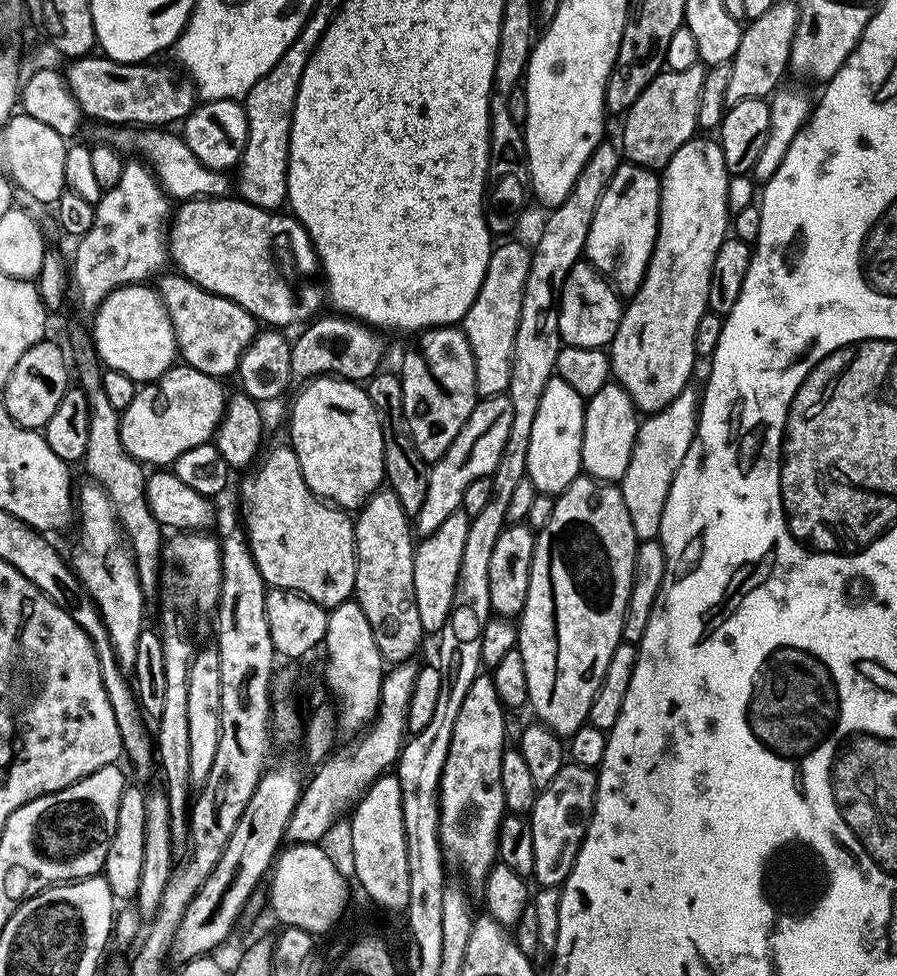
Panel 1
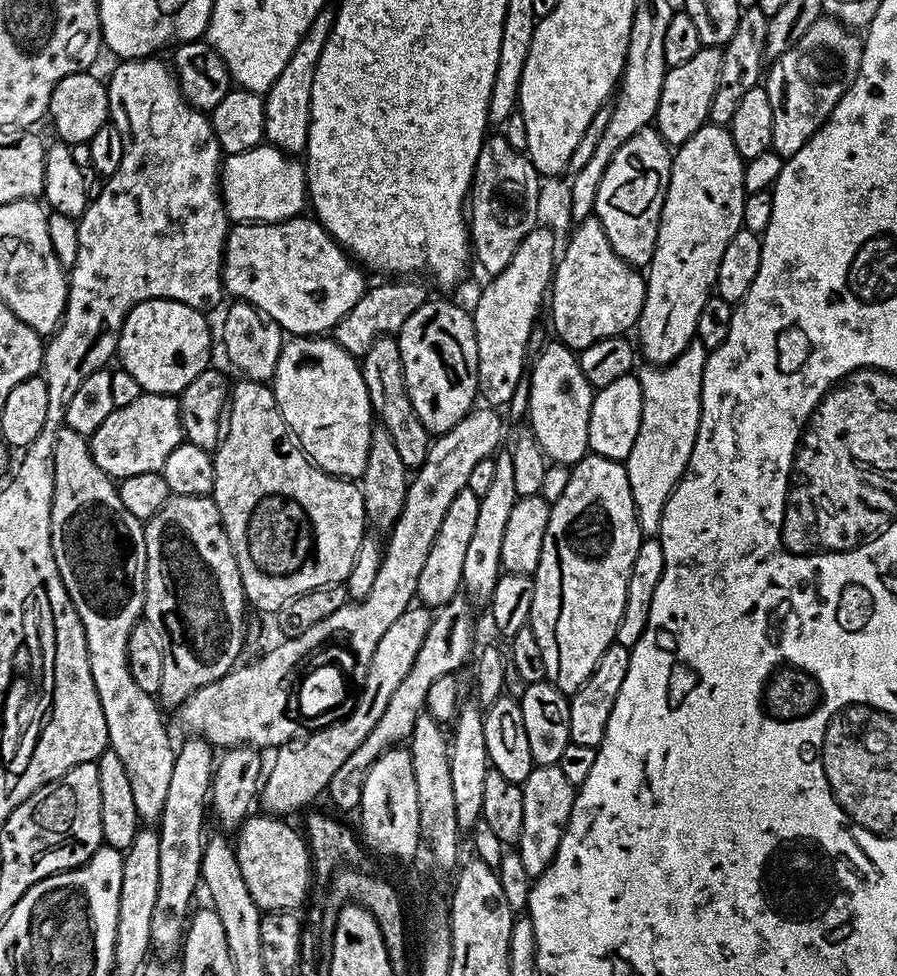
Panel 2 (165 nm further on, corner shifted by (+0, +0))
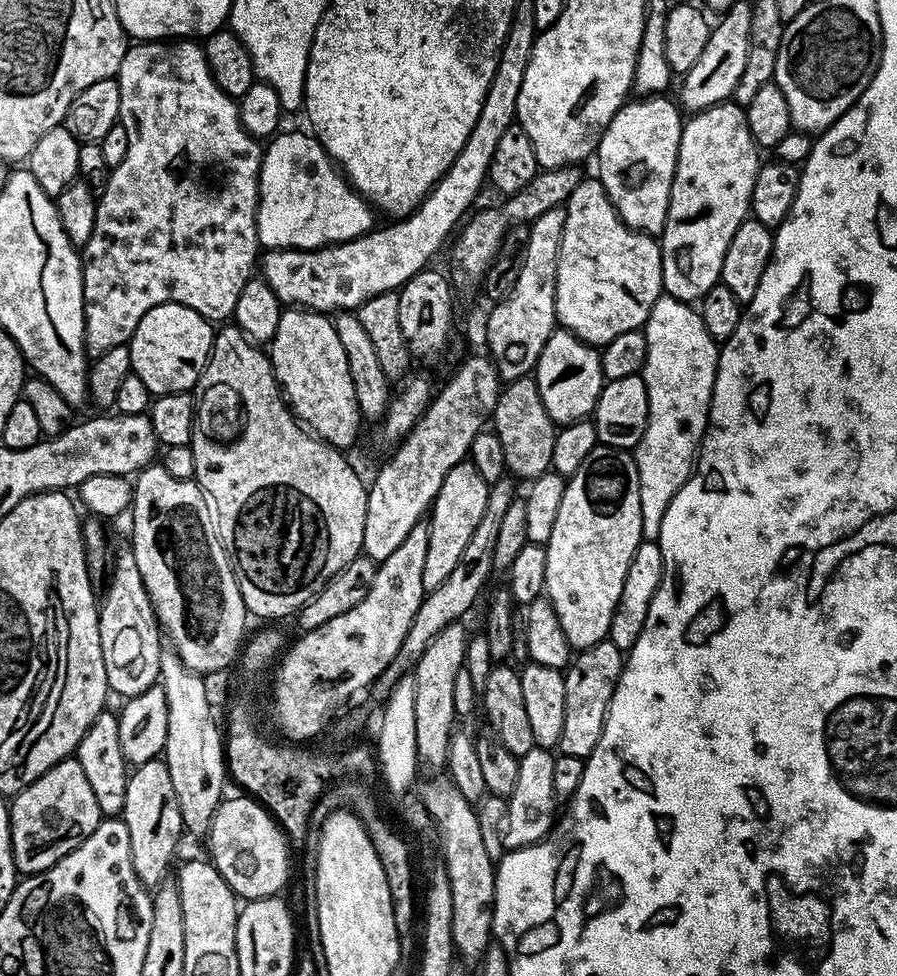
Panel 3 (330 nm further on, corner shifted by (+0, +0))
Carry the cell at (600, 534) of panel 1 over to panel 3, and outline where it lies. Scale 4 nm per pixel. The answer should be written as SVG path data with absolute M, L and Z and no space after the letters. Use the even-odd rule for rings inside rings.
M597 446L578 466L574 475L567 477L562 506L558 506L558 518L554 518L554 530L546 545L546 599L554 606L562 634L574 650L589 648L608 639L610 622L614 618L614 606L622 595L622 582L626 570L634 558L636 548L642 543L642 502L638 502L638 470L631 451L622 448Z

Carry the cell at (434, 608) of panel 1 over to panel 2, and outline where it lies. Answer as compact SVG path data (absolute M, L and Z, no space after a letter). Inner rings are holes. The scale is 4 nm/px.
M468 487L454 494L454 502L446 510L446 518L442 518L442 526L438 526L438 534L434 534L434 546L430 546L430 555L422 565L422 574L418 574L416 596L421 605L432 610L439 610L446 602L450 602L462 592L462 566L466 559L466 549L474 534L474 526L478 519L480 497Z

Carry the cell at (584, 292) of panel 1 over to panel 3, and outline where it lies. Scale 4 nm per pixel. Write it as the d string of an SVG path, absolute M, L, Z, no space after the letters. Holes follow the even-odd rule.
M599 178L578 182L563 207L566 226L556 275L559 327L593 346L608 344L618 334L643 329L664 287L659 243L622 222Z

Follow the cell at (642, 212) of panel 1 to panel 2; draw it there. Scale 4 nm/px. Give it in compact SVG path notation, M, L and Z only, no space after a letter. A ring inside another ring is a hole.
M655 127L638 130L638 134L634 134L634 138L614 154L610 166L606 166L606 174L602 174L602 186L598 186L594 214L602 222L610 246L614 246L616 253L637 270L647 269L654 258L673 155L673 149Z

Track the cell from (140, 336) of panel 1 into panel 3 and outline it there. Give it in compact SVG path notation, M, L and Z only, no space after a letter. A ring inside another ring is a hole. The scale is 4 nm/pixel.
M154 306L145 314L142 322L138 322L132 339L127 343L132 359L132 371L135 376L142 378L142 382L146 382L148 391L156 396L195 389L208 364L213 335L213 325L205 320L202 314L186 306Z

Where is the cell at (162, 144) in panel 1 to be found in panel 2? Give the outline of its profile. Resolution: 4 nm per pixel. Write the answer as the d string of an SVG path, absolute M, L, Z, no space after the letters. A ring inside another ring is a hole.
M267 142L255 144L250 150L229 152L220 165L220 197L224 199L229 221L237 224L278 224L290 220L301 215L306 208L308 181L304 178L304 165L295 155L282 152Z

